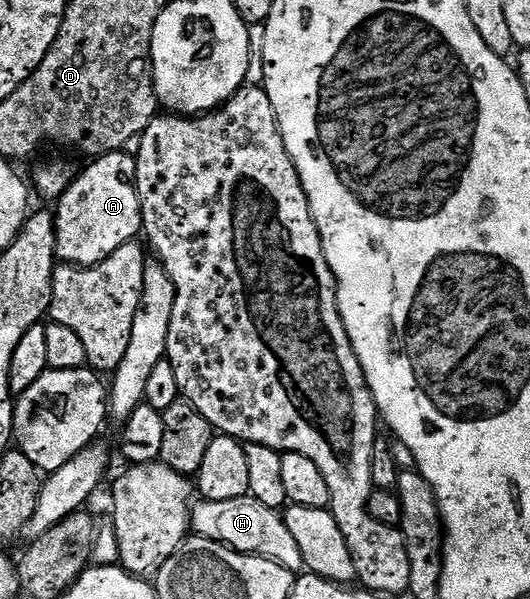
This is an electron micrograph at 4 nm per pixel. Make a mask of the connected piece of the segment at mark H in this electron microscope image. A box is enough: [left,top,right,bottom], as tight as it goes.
[191,496,305,574]

